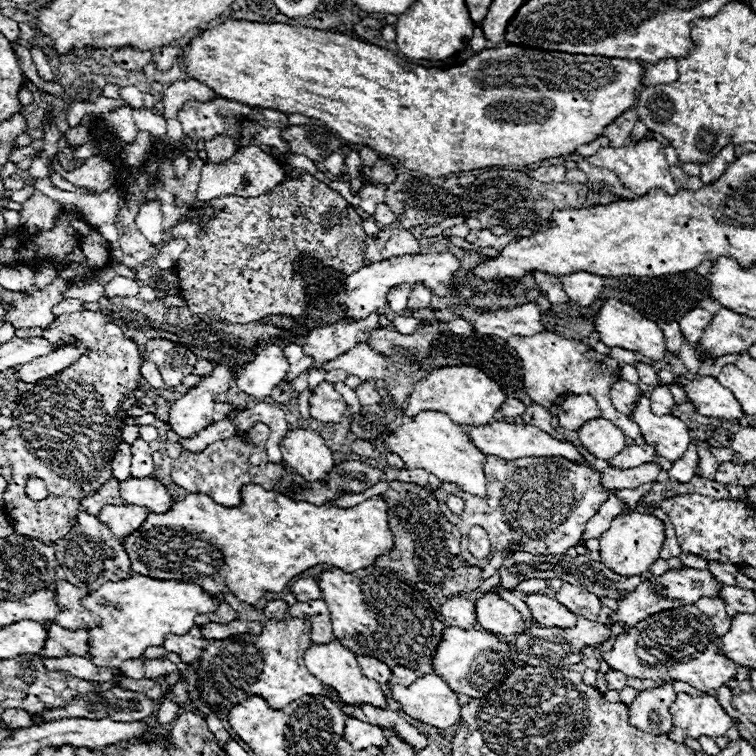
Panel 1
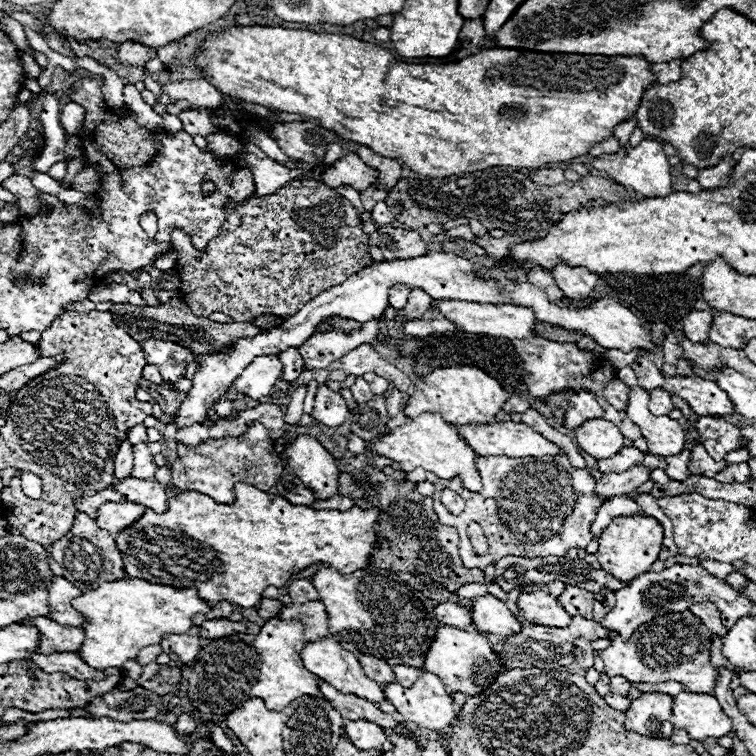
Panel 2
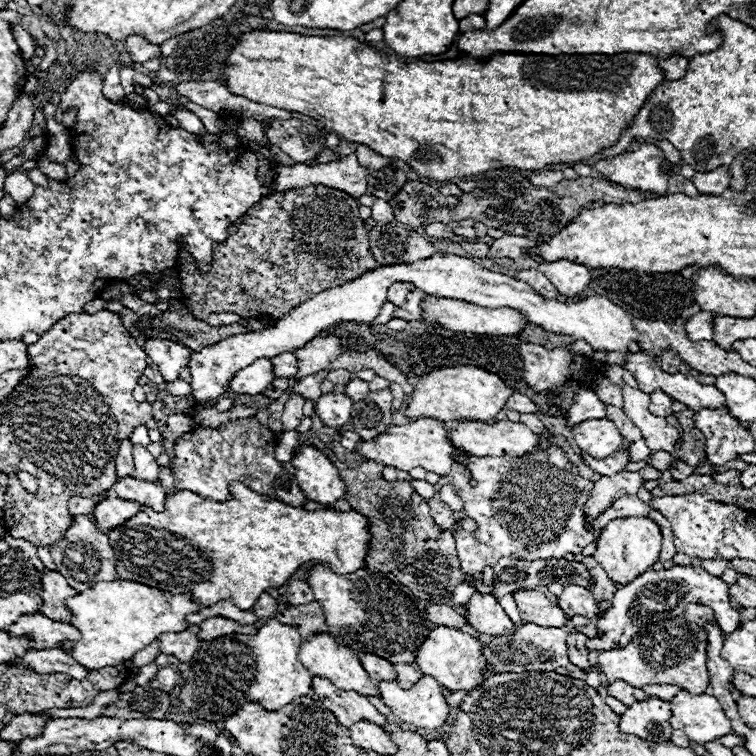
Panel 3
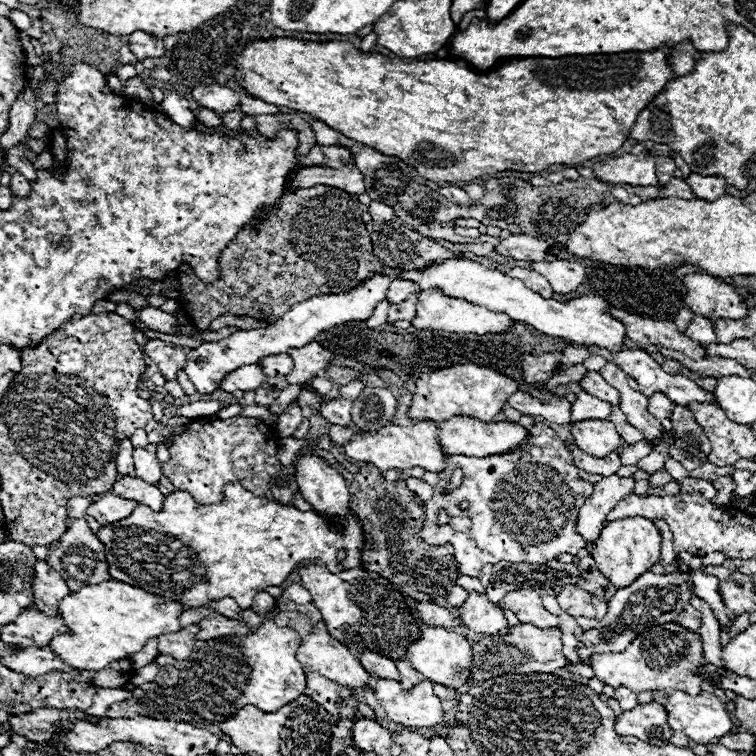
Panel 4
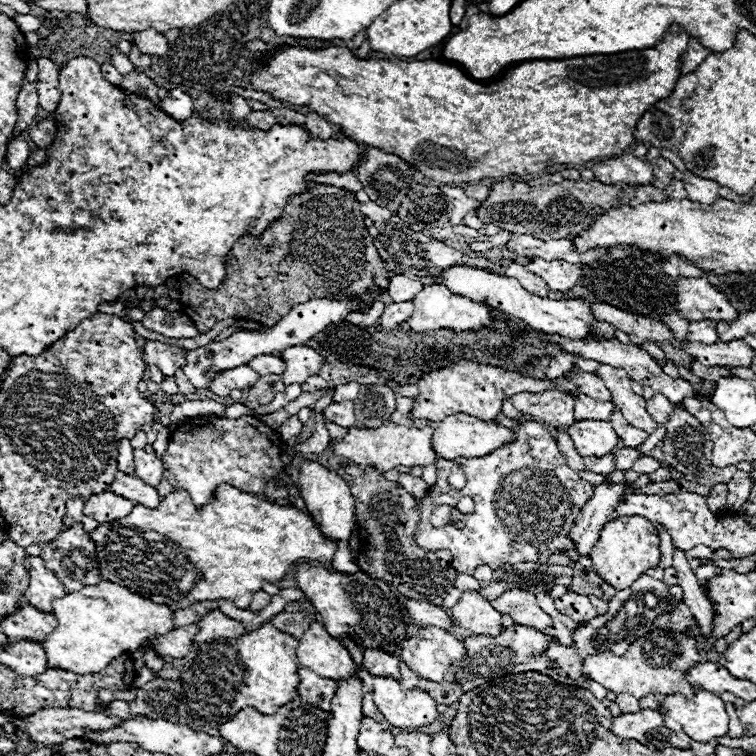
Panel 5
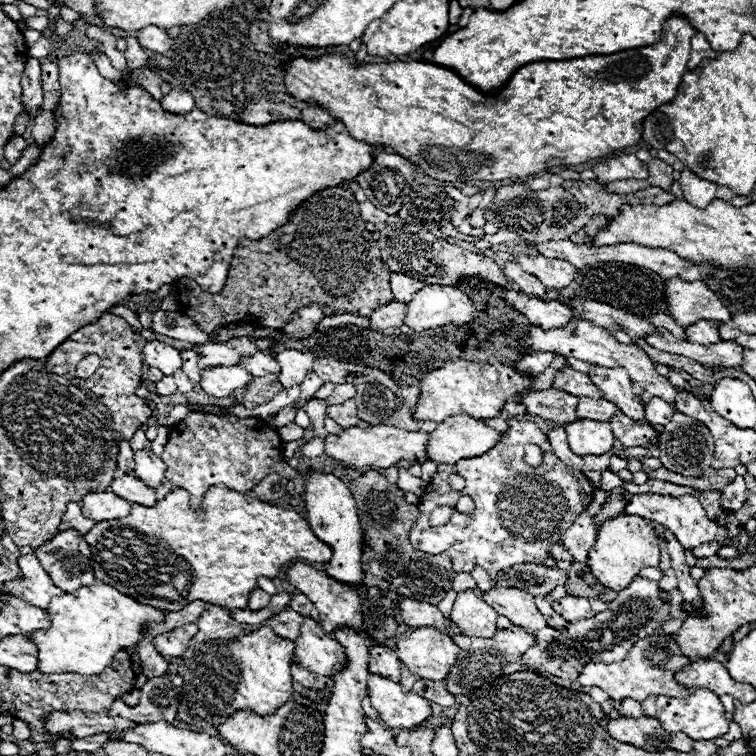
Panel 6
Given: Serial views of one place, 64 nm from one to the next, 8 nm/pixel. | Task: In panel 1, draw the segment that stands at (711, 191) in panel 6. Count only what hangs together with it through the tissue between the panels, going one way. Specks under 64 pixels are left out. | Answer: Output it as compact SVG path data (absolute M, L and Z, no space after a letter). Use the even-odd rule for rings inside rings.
M730 142L726 146L726 150L722 150L712 162L708 164L702 164L702 170L700 170L700 178L704 184L712 184L714 180L718 180L722 176L722 172L730 166L730 162L736 160L736 154L734 154L734 144Z

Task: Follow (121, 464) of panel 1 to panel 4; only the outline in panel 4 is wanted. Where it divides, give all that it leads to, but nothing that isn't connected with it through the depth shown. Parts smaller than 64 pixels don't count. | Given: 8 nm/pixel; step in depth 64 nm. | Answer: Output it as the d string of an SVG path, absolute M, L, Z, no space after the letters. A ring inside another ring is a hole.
M124 438L124 442L120 442L120 452L118 452L118 458L116 458L118 474L122 474L122 476L134 476L132 450L134 450L134 446L130 444L128 438Z

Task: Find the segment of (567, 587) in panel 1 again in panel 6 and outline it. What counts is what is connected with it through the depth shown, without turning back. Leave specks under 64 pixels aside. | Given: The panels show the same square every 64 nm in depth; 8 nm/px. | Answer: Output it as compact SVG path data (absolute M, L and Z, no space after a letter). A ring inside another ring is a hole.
M564 596L556 602L552 602L552 608L568 622L594 616L594 610L590 608L588 598L582 598L582 596Z

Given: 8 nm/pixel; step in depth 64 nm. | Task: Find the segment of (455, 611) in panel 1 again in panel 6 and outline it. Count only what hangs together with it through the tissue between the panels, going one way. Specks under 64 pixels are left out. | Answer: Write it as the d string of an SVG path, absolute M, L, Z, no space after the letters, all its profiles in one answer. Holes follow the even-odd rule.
M400 598L400 610L402 610L402 622L414 628L422 626L434 626L442 628L444 626L444 614L438 610L438 606L430 602L418 602L412 598Z

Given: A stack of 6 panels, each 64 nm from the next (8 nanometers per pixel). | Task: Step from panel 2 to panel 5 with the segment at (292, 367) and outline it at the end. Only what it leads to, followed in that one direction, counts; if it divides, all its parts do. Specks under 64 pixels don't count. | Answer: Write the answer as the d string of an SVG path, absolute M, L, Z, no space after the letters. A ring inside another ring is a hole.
M274 354L256 356L248 366L252 366L260 376L266 376L266 374L284 374L284 370L286 370L284 360L280 356L274 356Z

